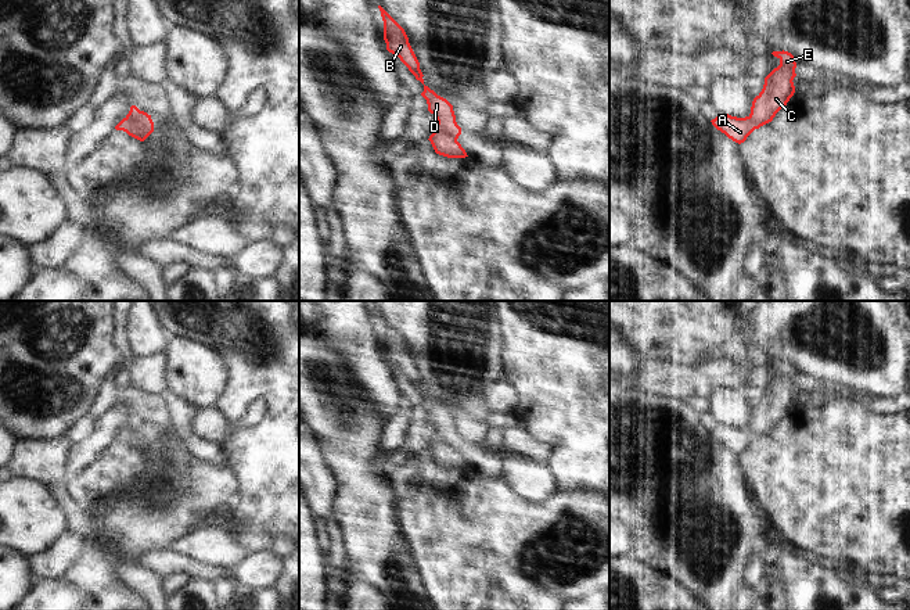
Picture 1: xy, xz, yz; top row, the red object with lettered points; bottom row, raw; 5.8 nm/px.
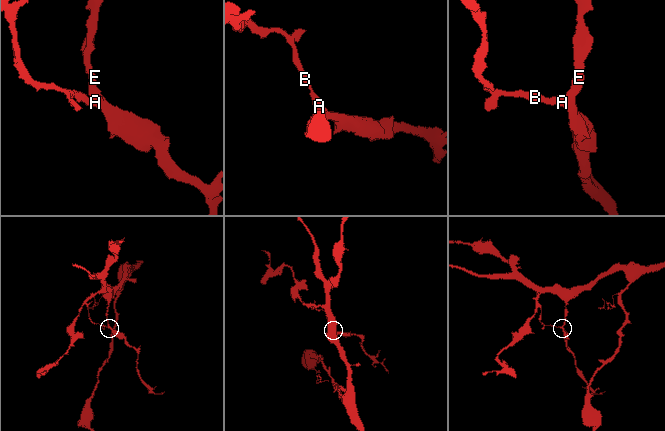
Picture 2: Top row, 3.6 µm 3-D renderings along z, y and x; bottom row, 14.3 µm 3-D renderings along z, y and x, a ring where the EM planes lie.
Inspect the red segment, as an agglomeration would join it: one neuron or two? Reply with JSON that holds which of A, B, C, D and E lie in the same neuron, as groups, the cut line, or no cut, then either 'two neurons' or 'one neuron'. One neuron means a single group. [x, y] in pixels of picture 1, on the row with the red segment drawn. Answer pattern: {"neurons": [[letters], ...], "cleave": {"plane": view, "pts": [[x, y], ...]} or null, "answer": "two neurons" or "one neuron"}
{"neurons": [["A", "B", "D"], ["C", "E"]], "cleave": {"plane": "xz", "pts": [[434, 132], [448, 132], [456, 140]]}, "answer": "two neurons"}

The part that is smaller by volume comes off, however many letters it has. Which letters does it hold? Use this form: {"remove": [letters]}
{"remove": ["A", "B", "D"]}

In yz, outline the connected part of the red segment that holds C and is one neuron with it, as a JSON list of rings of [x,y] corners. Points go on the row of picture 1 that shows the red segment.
[[[784,50],[771,54],[780,60],[780,65],[765,78],[762,92],[752,101],[749,118],[755,129],[771,122],[795,93],[792,80],[796,76],[796,62],[794,55]]]

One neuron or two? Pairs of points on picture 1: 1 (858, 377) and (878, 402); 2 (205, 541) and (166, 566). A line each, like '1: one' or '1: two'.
1: two
2: two

